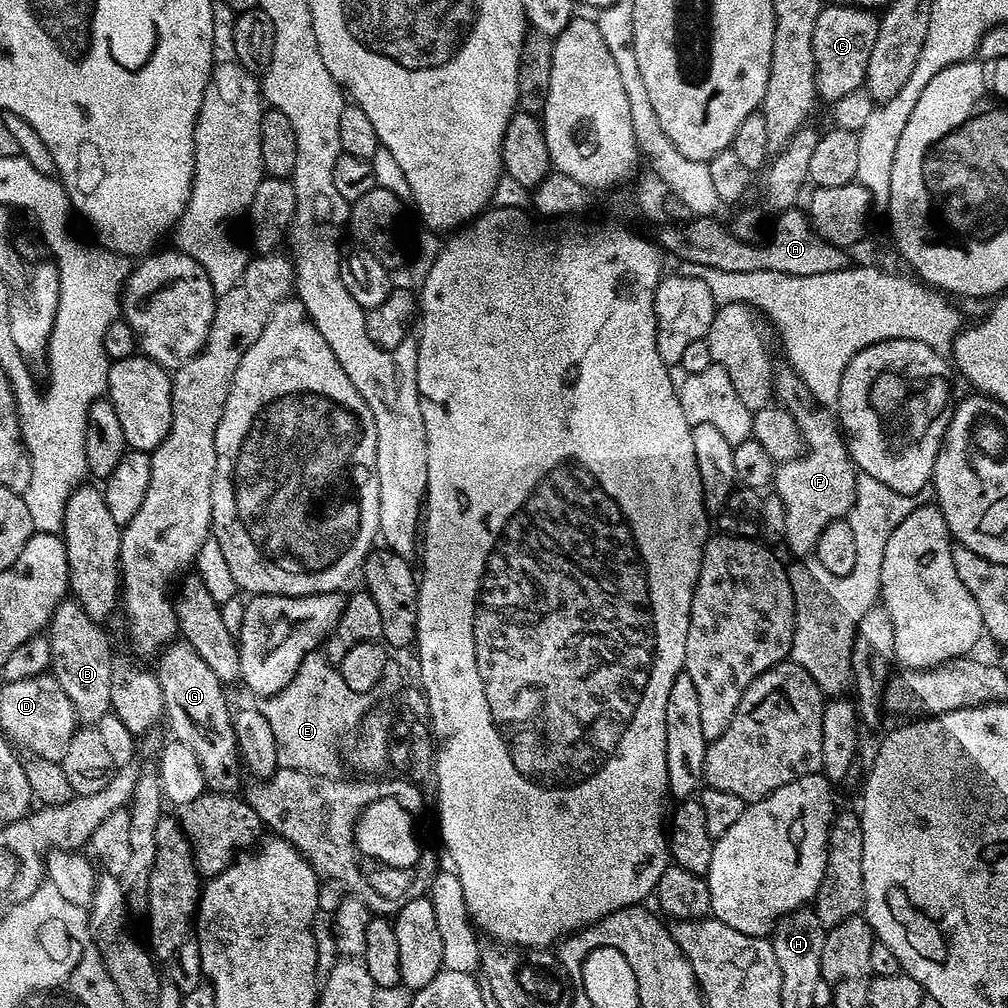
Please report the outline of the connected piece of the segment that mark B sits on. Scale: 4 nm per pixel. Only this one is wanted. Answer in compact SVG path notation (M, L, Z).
M66 598L56 607L48 627L51 643L51 673L59 682L63 693L74 706L77 721L84 726L94 726L111 711L112 672L114 655L107 634L97 621L90 619L79 601Z

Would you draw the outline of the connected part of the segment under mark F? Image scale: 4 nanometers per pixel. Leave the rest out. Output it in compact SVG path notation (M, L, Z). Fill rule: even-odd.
M787 375L775 377L774 396L787 408L794 422L798 422L805 449L803 455L783 461L777 467L774 494L782 498L782 506L786 508L784 544L796 558L804 558L800 556L811 557L815 553L818 536L828 523L845 519L854 506L858 469L848 452L839 419L812 397L802 378Z

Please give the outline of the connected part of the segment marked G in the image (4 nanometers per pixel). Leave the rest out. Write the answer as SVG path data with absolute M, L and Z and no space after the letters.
M186 643L169 644L159 653L159 660L160 665L155 665L154 671L160 680L164 699L163 715L166 720L168 716L171 735L194 750L202 766L207 791L235 793L240 780L232 772L241 771L242 759L232 725L234 712L231 707L228 709L228 698L224 694L225 685L220 683L218 674L214 674L214 670L202 662L198 650Z

